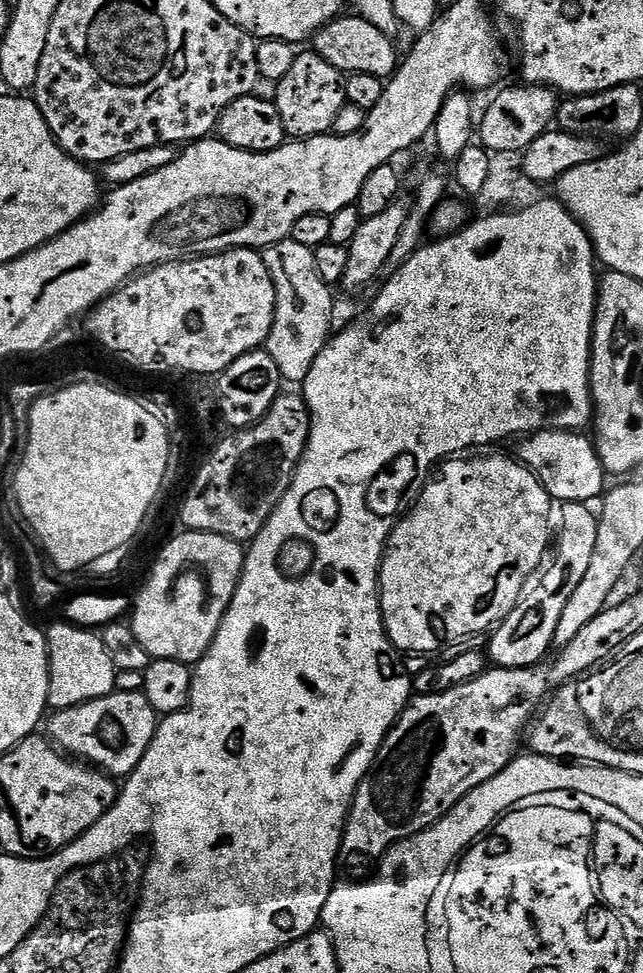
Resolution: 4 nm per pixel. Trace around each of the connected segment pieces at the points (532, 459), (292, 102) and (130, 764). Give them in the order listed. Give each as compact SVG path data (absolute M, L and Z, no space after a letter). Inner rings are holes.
M545 430L523 437L519 444L520 463L540 479L540 485L553 501L588 504L603 497L606 491L606 465L600 460L597 445L593 441L591 444L584 434L576 430Z
M314 50L301 51L286 76L277 83L274 101L282 114L285 133L292 138L323 136L332 132L334 122L346 103L345 73L339 72Z
M117 690L73 708L62 708L51 713L47 721L51 743L69 757L87 762L113 778L127 778L142 762L150 742L156 736L158 714L144 697L143 691Z

